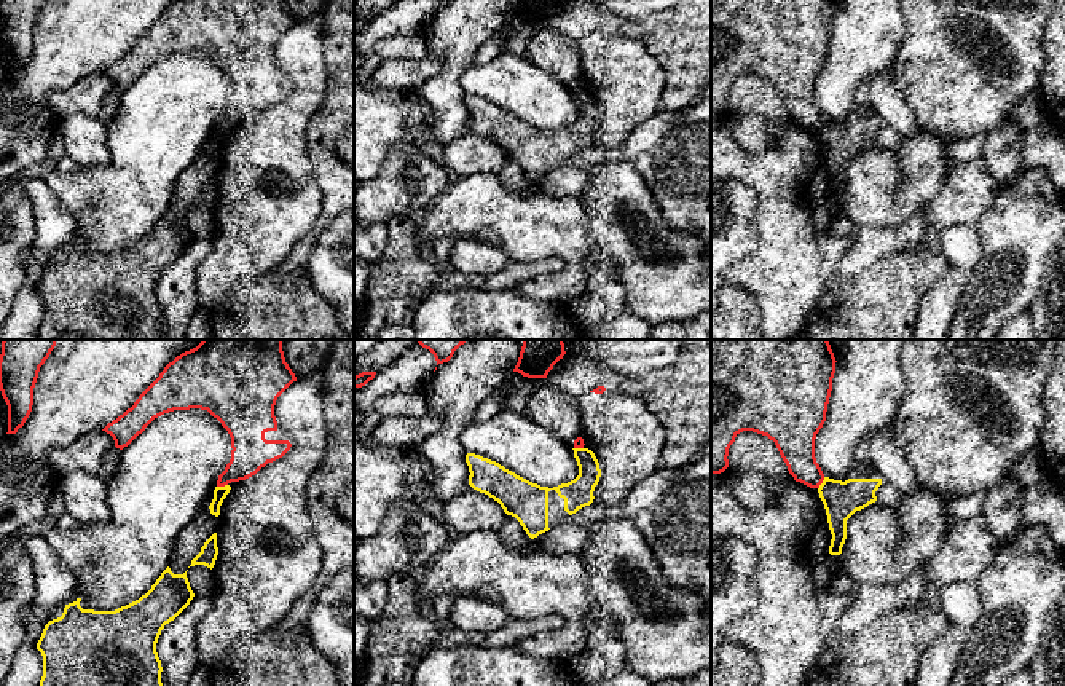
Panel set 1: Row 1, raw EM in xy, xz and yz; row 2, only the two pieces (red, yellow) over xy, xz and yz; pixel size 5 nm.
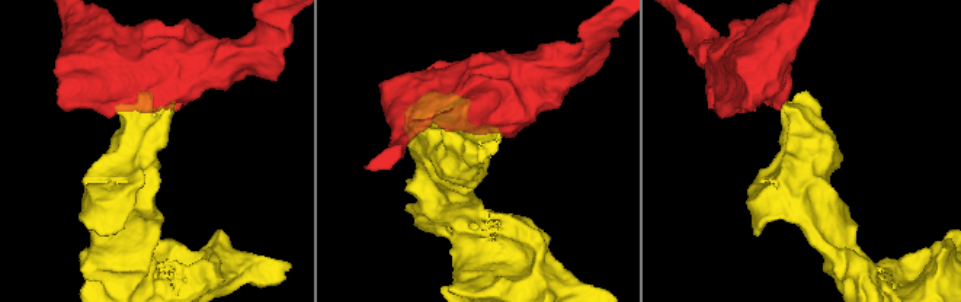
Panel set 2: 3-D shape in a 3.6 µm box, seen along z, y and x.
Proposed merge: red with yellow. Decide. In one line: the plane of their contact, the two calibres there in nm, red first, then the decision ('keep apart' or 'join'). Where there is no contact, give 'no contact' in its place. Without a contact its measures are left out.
meets red in yz; 190 nm thick on the red side, 180 nm on the other; keep apart

